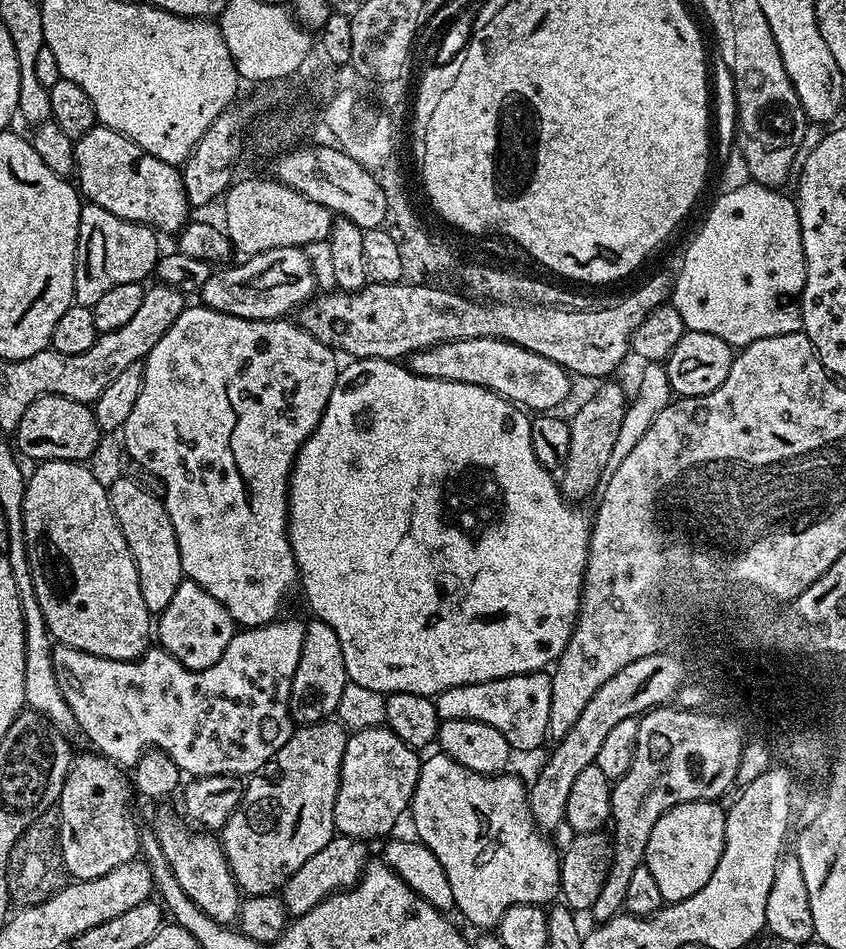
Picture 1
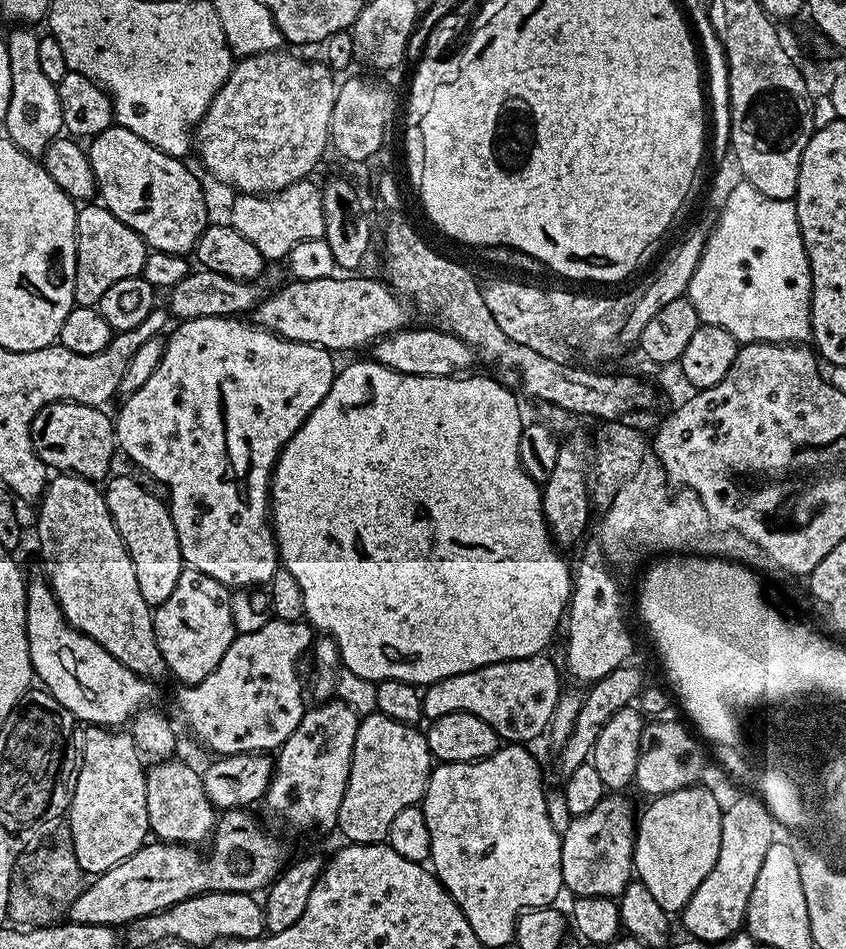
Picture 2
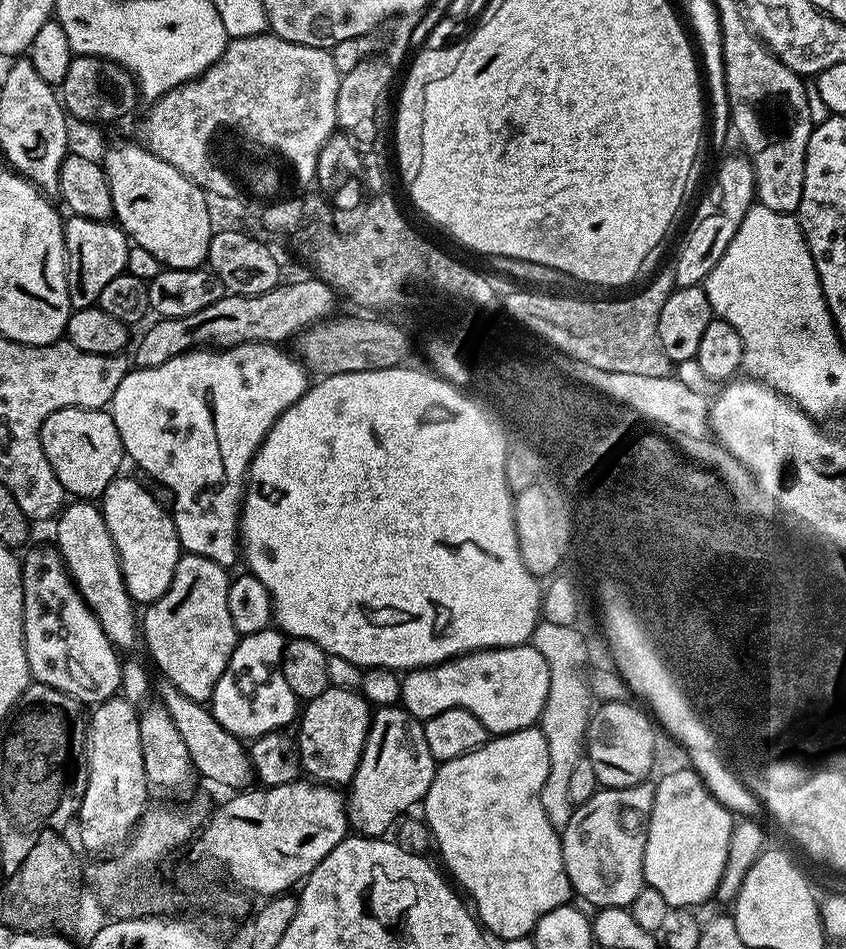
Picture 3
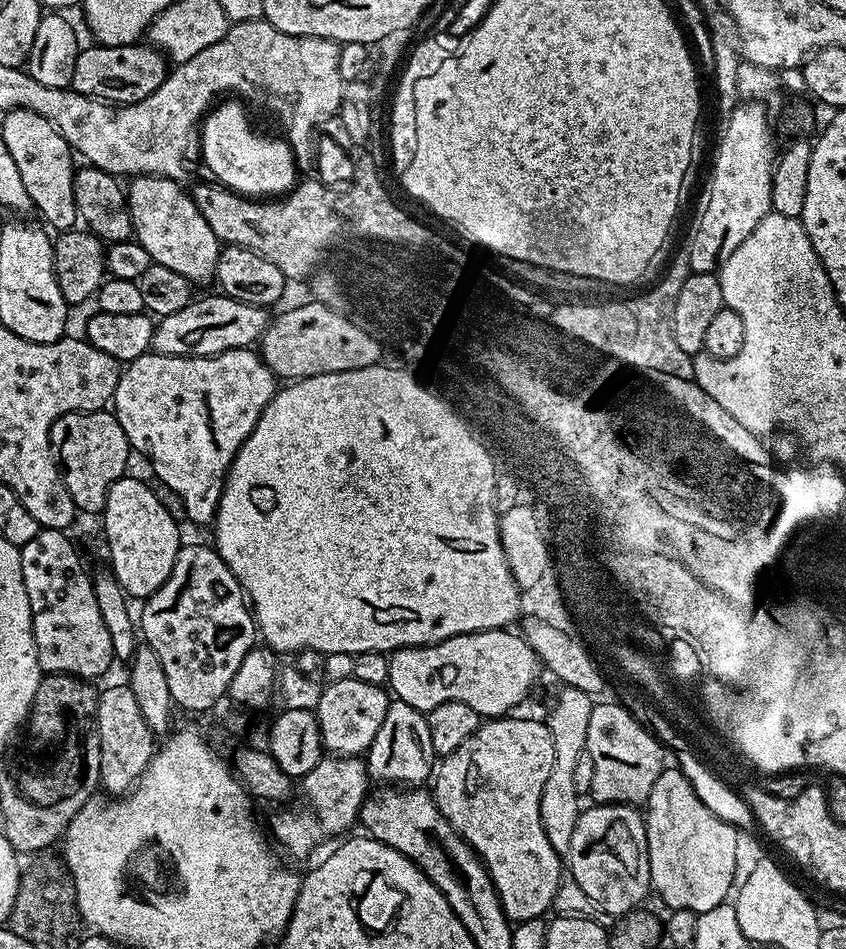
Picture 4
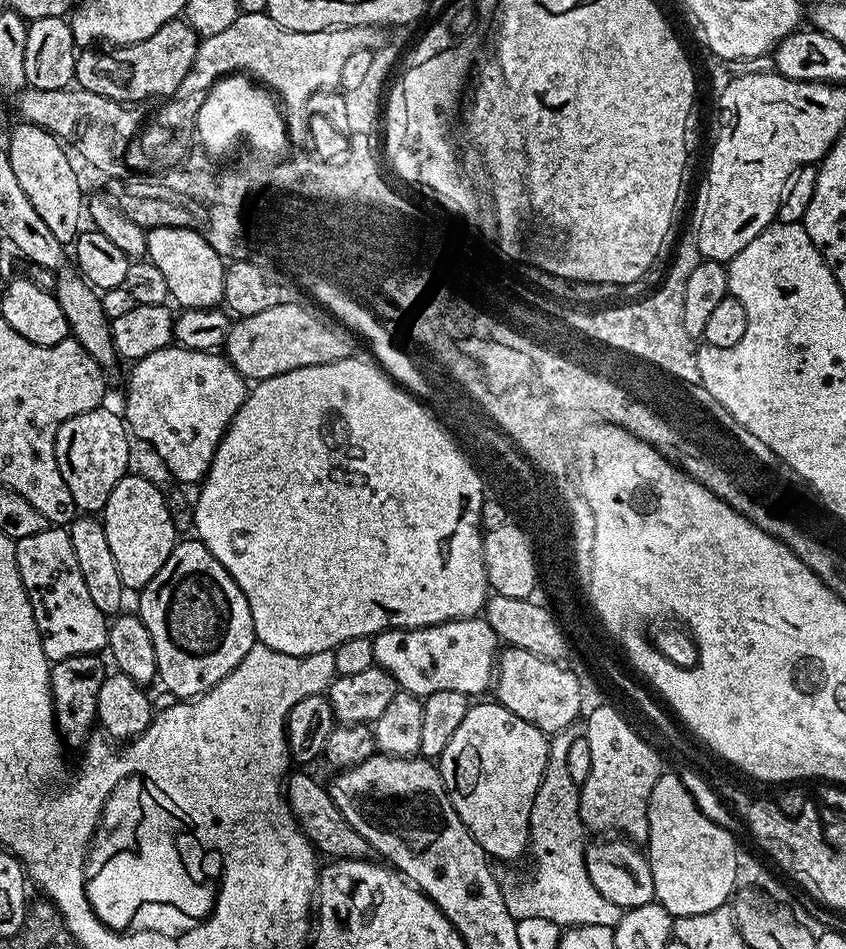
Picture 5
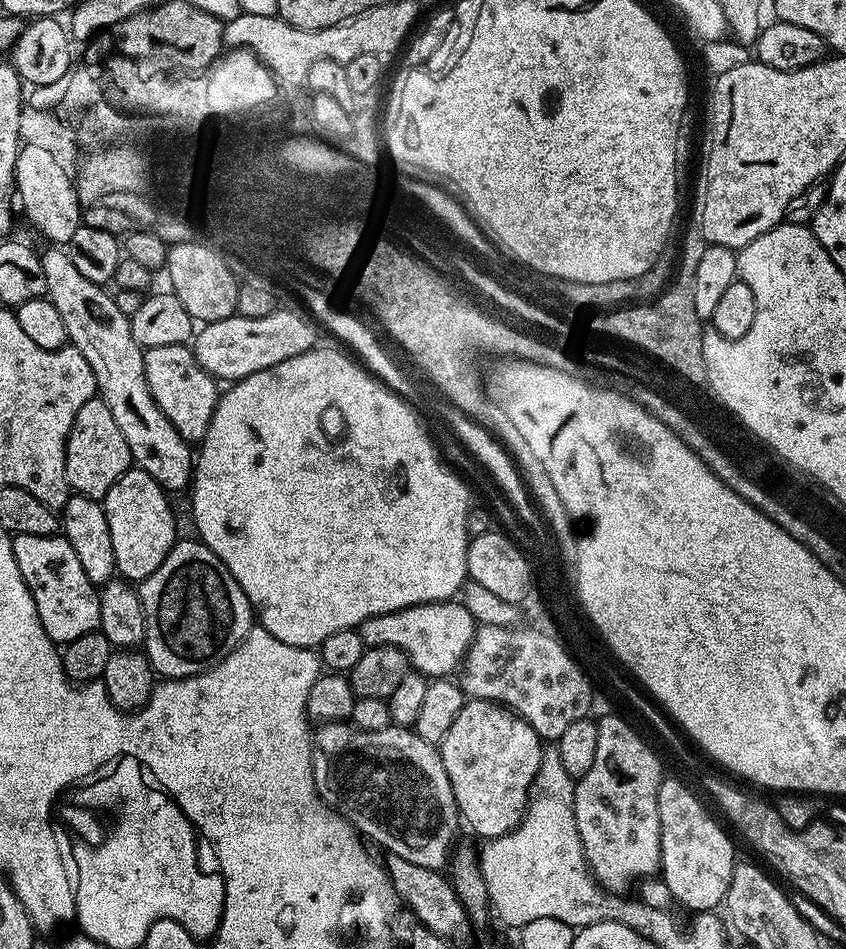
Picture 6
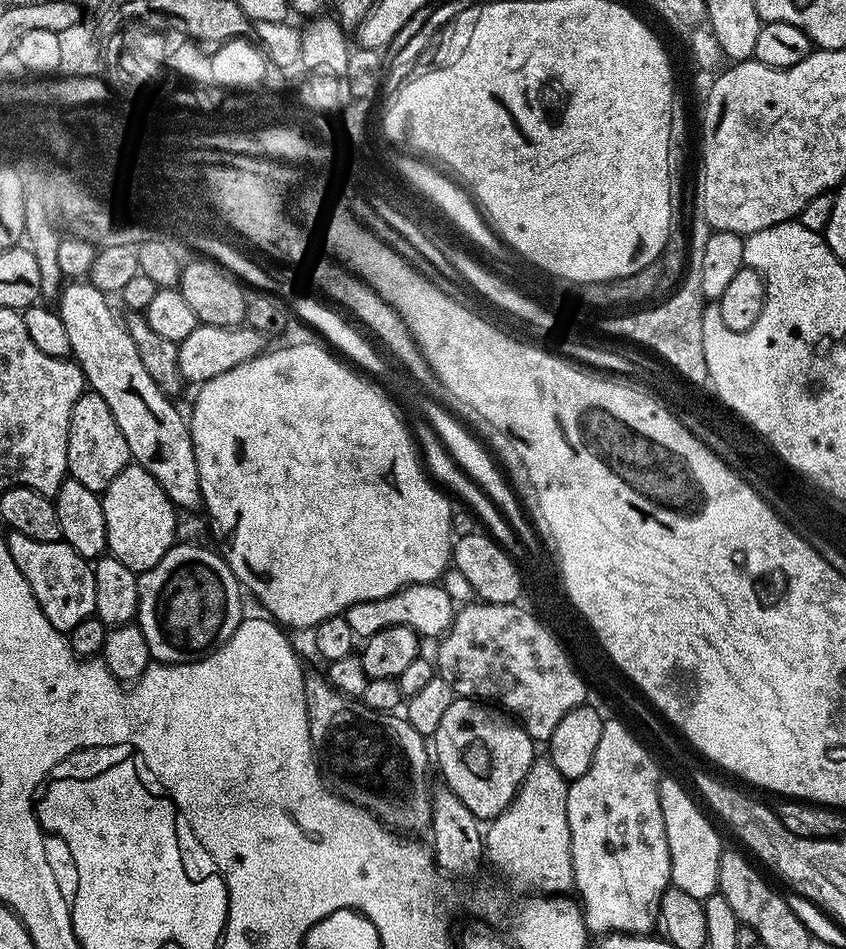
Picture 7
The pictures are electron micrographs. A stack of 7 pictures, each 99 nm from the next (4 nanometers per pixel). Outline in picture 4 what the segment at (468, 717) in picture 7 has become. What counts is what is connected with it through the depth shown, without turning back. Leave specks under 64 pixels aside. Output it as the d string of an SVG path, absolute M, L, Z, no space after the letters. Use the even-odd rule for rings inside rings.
M488 718L481 723L480 728L454 754L443 757L439 761L434 772L434 799L438 810L454 826L454 830L472 848L472 851L480 857L484 867L488 869L488 876L492 879L492 885L496 888L496 893L500 899L502 910L508 915L509 921L521 922L523 920L538 919L545 915L547 908L551 909L556 902L556 891L560 888L562 877L562 858L556 853L554 846L550 846L550 838L546 838L546 830L540 821L540 803L542 802L542 786L546 786L546 778L550 778L550 766L554 766L554 742L550 738L550 730L543 719L540 720L512 720L513 718Z

